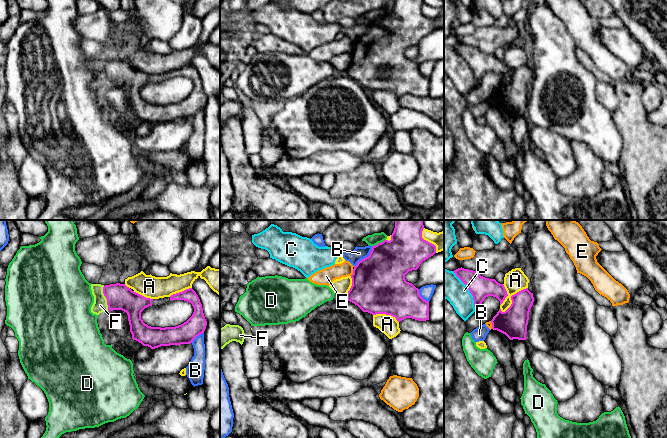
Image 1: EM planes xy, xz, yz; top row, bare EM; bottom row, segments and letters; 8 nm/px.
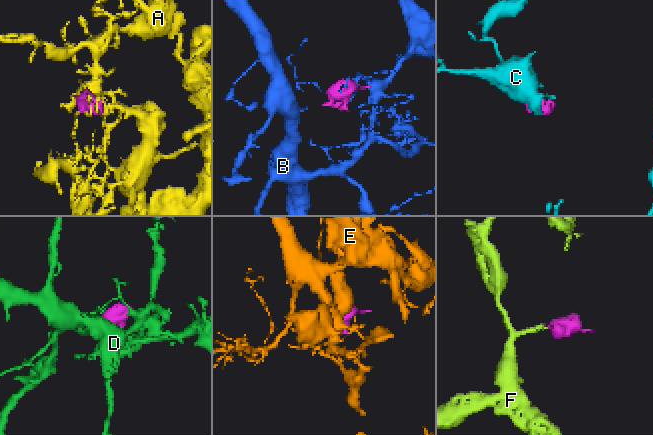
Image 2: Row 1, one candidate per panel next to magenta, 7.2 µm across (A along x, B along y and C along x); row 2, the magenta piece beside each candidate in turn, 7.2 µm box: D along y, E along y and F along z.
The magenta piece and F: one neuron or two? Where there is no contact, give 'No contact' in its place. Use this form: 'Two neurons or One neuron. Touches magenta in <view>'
One neuron. Touches magenta in xy

